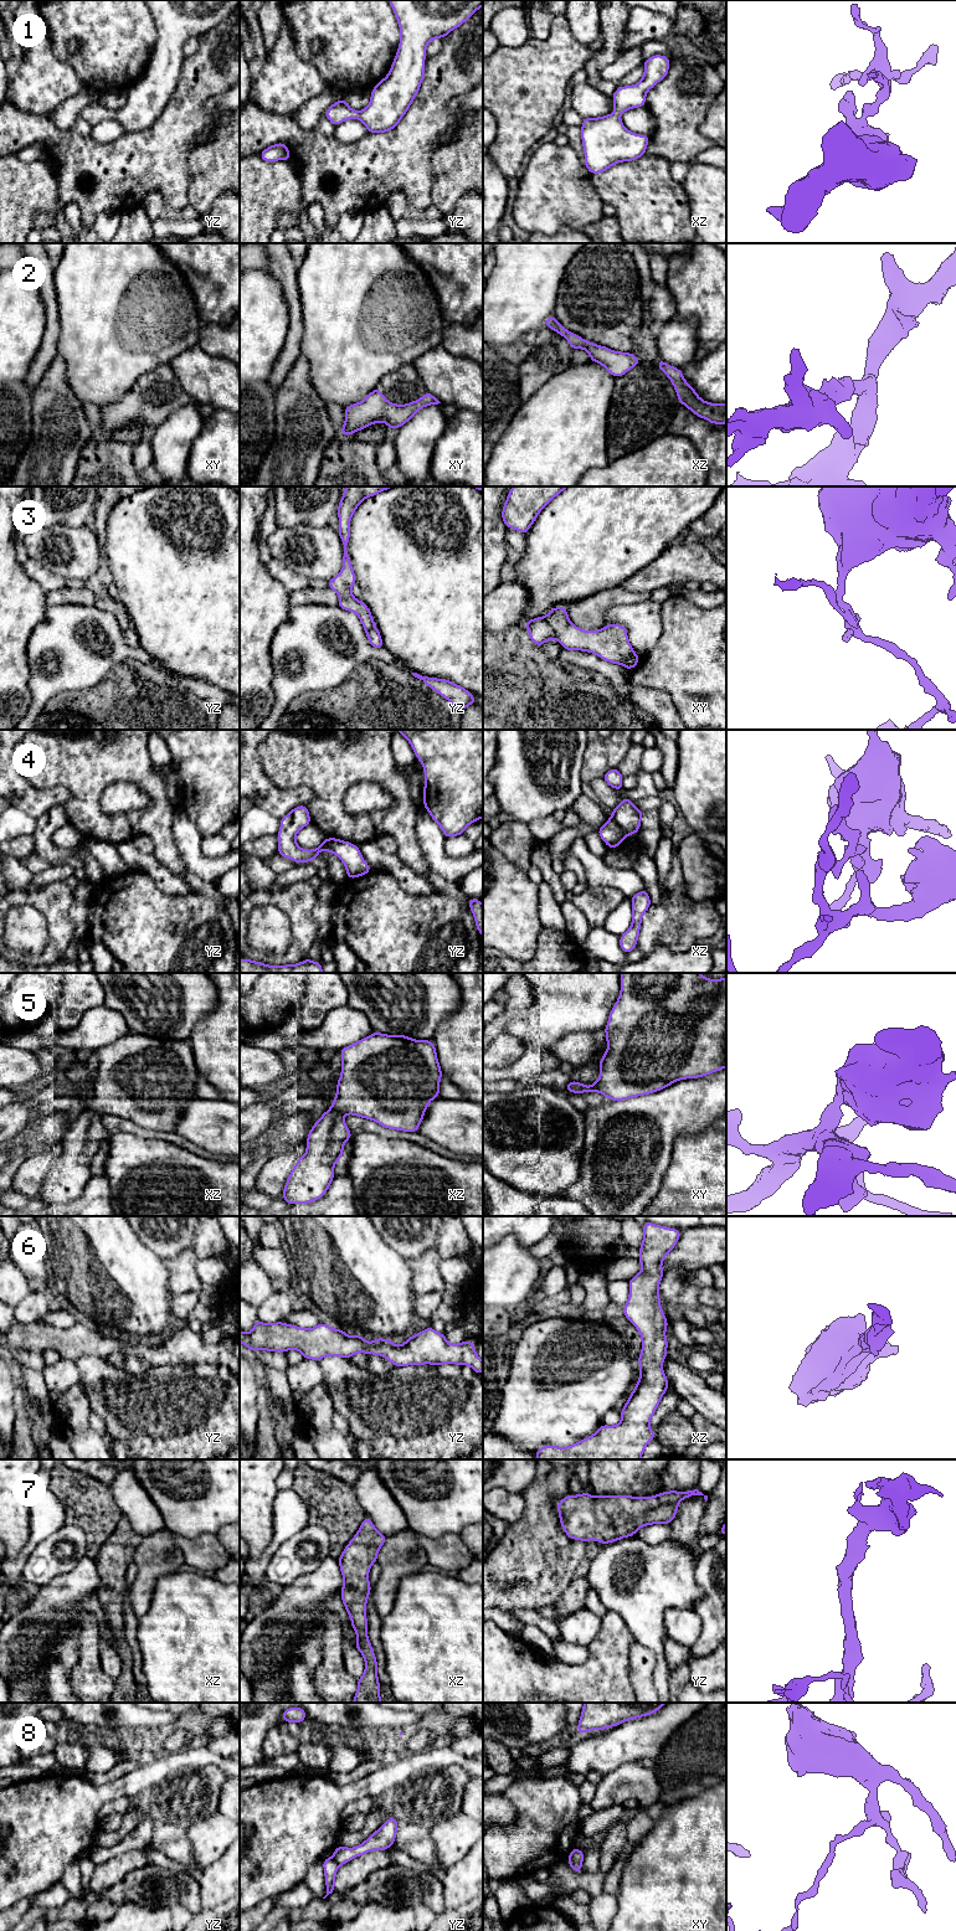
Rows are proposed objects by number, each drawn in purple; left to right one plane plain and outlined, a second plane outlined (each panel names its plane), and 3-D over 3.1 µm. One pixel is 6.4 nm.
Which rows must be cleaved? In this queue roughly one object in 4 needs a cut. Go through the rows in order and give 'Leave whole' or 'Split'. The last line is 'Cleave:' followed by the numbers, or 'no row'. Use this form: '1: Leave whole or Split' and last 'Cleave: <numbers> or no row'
1: Leave whole
2: Leave whole
3: Split
4: Split
5: Leave whole
6: Leave whole
7: Leave whole
8: Split
Cleave: 3, 4, 8

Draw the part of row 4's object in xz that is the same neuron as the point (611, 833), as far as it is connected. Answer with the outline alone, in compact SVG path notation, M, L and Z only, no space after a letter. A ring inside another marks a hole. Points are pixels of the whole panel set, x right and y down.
M608 818L597 833L610 849L621 845L626 838L625 831L612 818Z

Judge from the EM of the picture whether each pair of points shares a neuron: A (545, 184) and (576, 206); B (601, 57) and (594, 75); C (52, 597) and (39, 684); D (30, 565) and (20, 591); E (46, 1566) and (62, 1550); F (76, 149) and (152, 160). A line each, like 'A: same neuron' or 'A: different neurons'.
A: same neuron
B: same neuron
C: different neurons
D: different neurons
E: same neuron
F: same neuron

